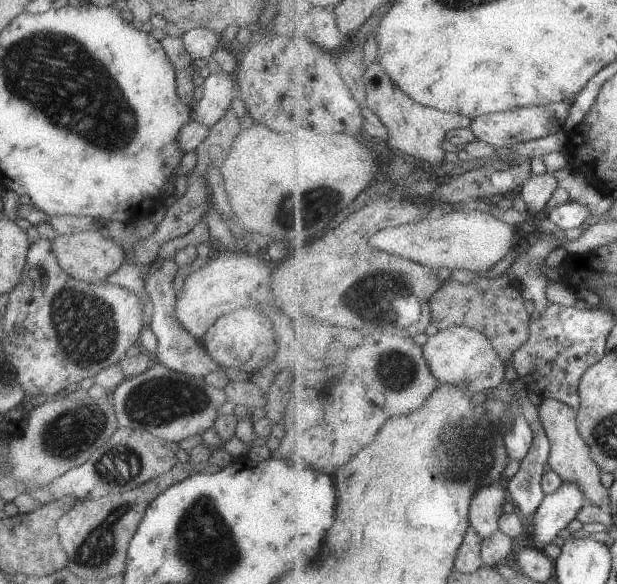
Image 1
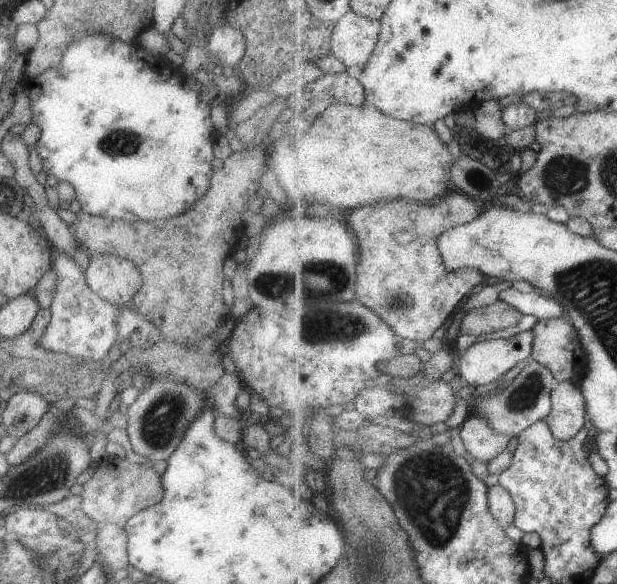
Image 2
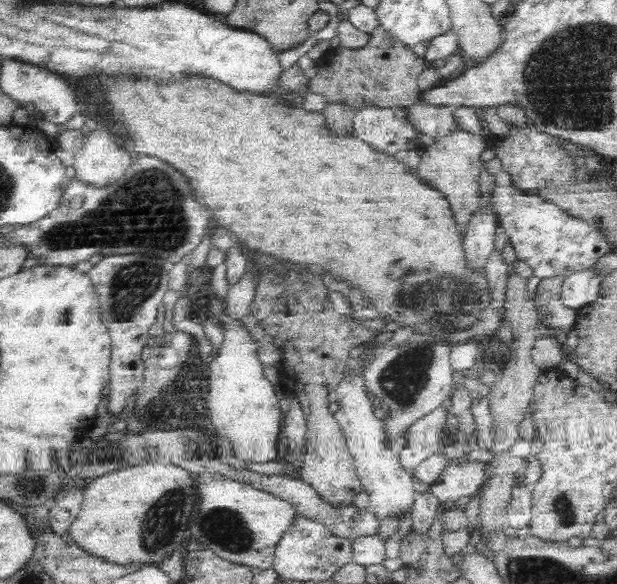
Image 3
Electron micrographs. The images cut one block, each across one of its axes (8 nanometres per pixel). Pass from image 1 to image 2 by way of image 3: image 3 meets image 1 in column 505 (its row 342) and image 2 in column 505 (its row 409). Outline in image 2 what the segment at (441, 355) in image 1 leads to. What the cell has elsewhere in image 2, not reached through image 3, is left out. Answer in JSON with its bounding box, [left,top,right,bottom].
[460,329,536,387]

